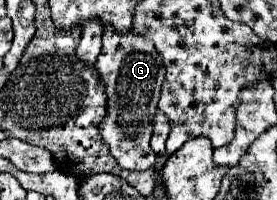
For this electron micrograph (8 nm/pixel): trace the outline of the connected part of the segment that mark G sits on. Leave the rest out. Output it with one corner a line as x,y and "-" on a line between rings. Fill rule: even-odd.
106,27
102,37
102,53
98,55
96,69
108,93
108,115
106,121
100,125
102,139
110,147
110,153
120,167
128,171
144,171
152,167
156,161
156,153
150,149
152,119
166,75
160,53
156,51
152,41
144,39
134,31
118,33
114,27

